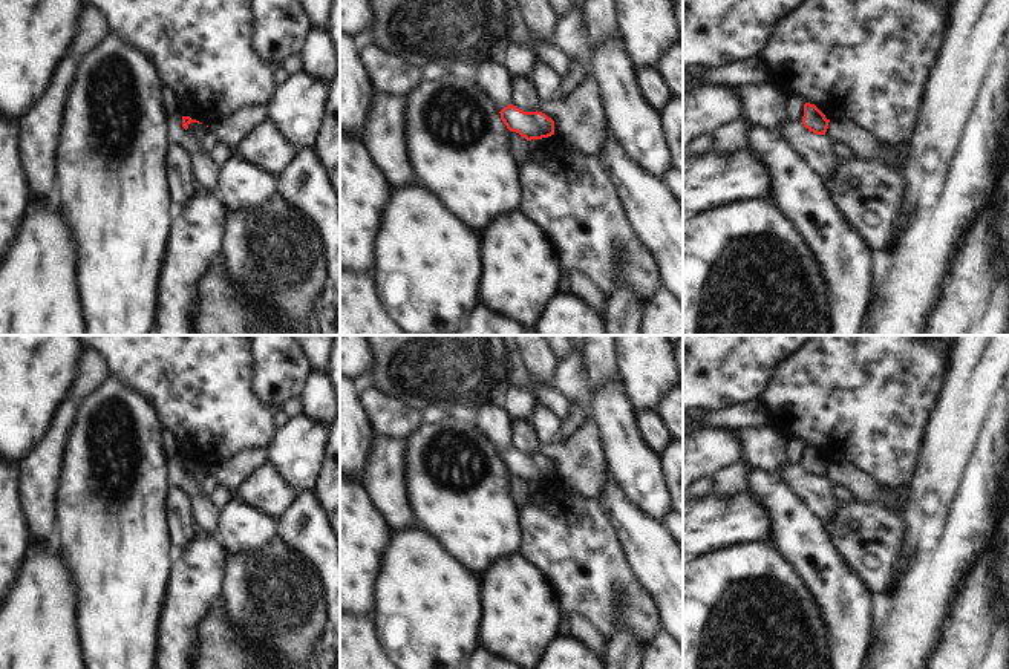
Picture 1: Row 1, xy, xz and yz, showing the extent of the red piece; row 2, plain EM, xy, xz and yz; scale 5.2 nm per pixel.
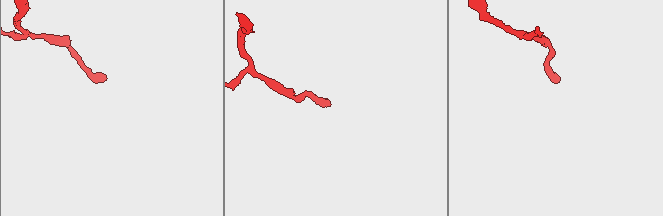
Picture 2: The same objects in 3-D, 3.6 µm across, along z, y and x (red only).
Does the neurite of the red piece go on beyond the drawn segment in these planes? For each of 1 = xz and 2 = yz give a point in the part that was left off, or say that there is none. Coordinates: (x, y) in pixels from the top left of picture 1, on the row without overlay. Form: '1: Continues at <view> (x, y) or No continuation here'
1: No continuation here
2: No continuation here.

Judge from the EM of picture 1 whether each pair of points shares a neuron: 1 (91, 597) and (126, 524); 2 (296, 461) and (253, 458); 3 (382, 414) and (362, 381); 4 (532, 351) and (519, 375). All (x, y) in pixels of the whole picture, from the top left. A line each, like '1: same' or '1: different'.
1: same
2: different
3: different
4: different

